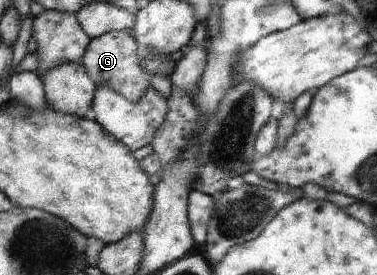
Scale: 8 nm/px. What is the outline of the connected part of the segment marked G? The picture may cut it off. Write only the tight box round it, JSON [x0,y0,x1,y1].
[83,31,154,102]

